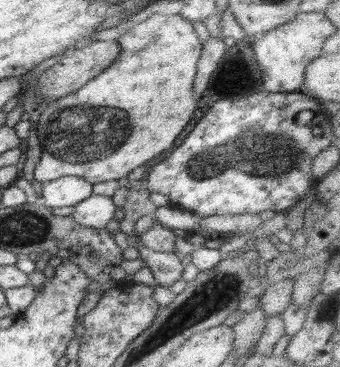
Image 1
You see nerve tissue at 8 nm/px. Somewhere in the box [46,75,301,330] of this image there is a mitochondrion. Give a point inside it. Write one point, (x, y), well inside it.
(80, 139)

